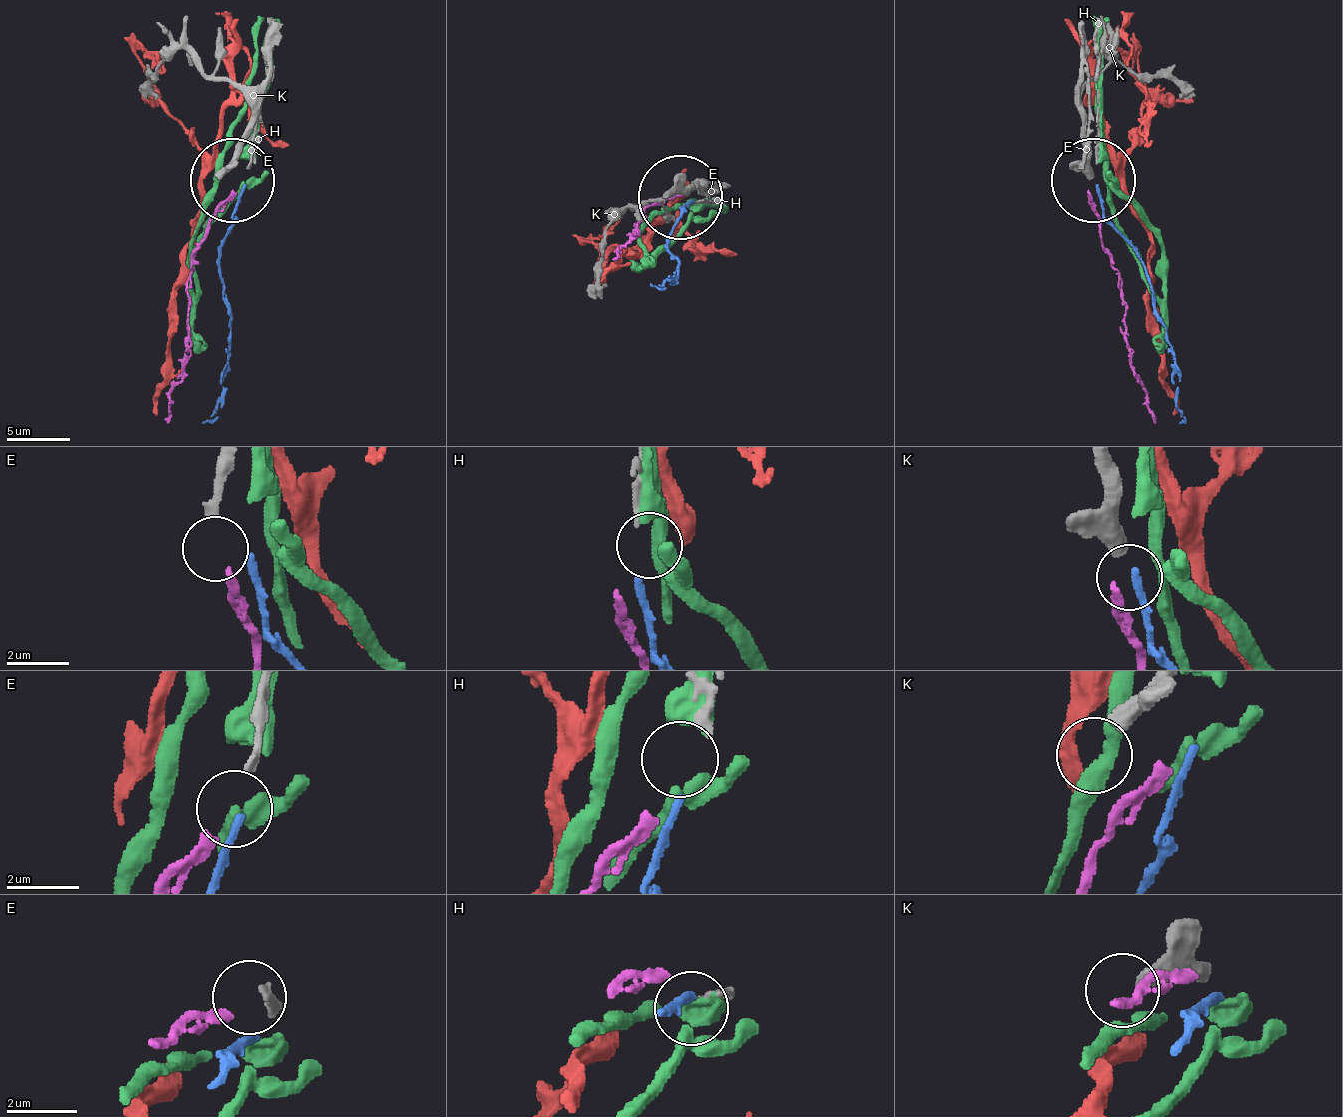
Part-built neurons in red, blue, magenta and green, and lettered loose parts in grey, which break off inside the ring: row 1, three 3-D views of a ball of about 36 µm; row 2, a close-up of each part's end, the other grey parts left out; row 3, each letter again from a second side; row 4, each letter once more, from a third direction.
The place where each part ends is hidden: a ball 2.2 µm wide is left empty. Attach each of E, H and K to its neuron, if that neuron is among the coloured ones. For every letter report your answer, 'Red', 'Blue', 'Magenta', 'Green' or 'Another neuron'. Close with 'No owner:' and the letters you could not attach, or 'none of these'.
E: Magenta
H: Blue
K: Another neuron
No owner: K

